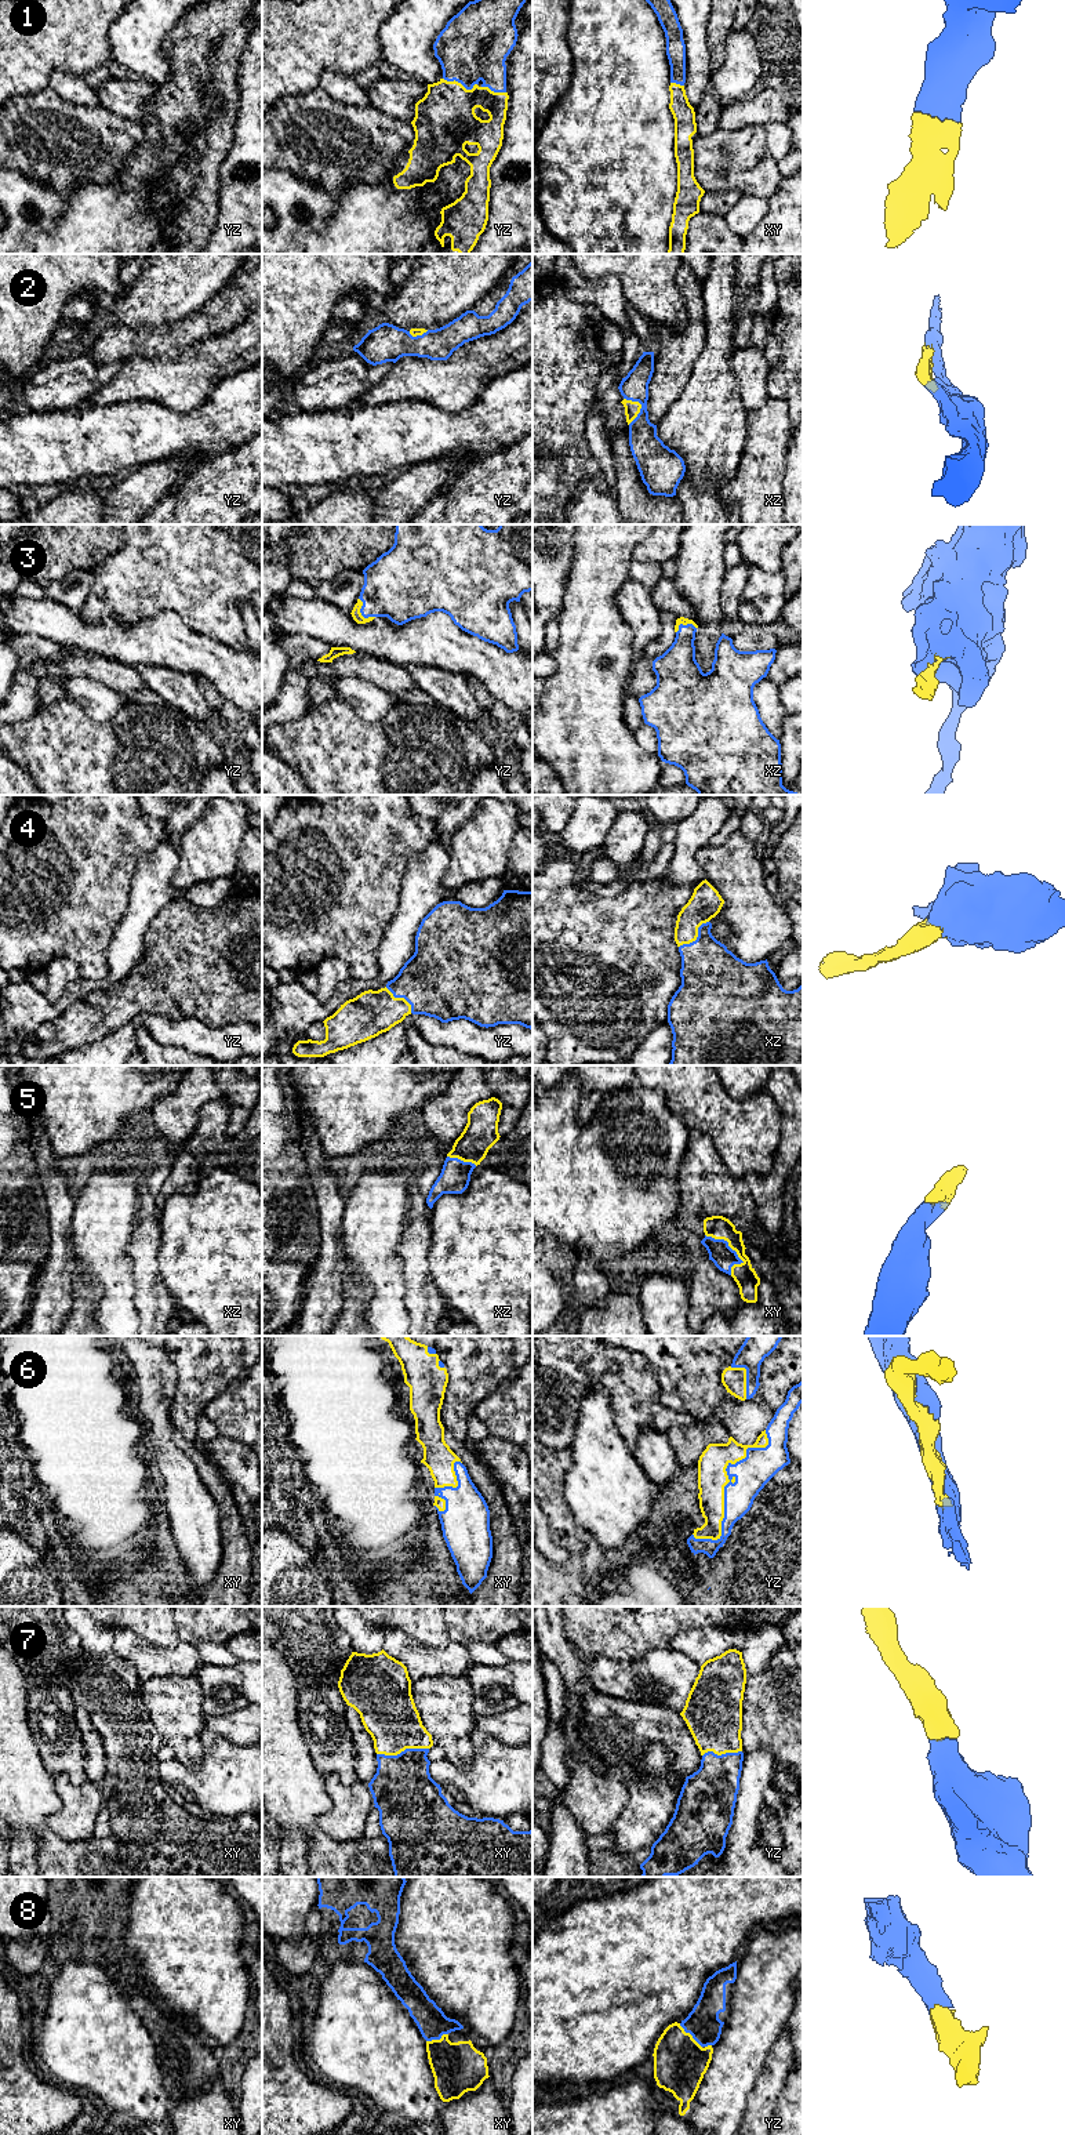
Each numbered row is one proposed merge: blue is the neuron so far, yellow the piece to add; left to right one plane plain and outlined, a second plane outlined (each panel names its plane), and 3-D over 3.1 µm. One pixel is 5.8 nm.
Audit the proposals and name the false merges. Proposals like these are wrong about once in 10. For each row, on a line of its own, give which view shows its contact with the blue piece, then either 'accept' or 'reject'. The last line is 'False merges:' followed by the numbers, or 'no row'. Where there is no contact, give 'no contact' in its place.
1: yz | accept
2: xz | accept
3: yz | accept
4: xz | accept
5: xy | accept
6: yz | accept
7: xy | accept
8: yz | accept
False merges: no row

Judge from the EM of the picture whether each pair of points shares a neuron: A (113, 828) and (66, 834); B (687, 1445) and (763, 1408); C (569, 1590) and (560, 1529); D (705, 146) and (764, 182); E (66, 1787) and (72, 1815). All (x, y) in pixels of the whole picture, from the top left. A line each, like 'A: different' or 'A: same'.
A: same
B: different
C: different
D: same
E: same

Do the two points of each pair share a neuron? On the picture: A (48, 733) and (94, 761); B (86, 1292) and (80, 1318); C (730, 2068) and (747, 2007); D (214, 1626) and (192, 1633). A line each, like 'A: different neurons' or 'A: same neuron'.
A: same neuron
B: same neuron
C: same neuron
D: same neuron

